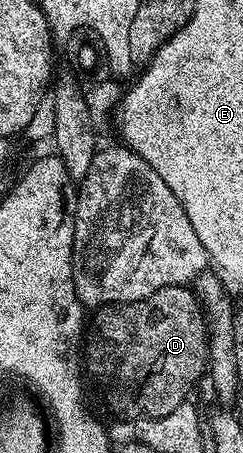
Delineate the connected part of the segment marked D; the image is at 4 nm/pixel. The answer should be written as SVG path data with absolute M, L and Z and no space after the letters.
M171 285L170 287L162 287L162 291L154 291L154 295L150 295L149 297L147 297L146 299L142 299L141 301L126 301L119 305L101 305L93 313L96 314L94 314L93 317L91 314L90 328L87 330L86 340L83 342L82 345L82 361L83 364L86 366L87 376L90 378L90 381L90 376L92 376L93 383L96 384L98 388L100 388L100 393L102 396L104 396L104 401L106 404L108 404L108 409L110 412L117 413L117 415L120 417L125 417L125 419L128 420L129 423L135 423L145 417L161 417L162 415L170 415L170 411L174 411L174 407L183 405L189 400L188 392L190 392L191 389L199 383L200 376L205 376L208 367L208 323L204 319L204 308L200 306L200 301L198 300L198 298L196 298L195 292L193 292L193 290L189 288L188 285Z

